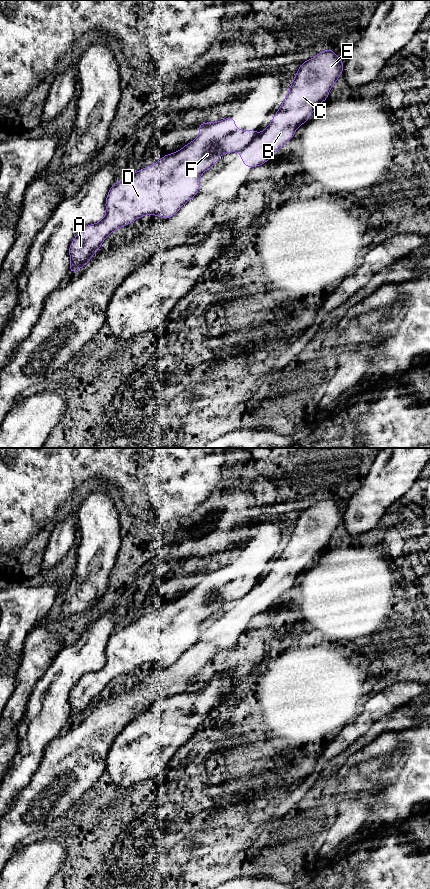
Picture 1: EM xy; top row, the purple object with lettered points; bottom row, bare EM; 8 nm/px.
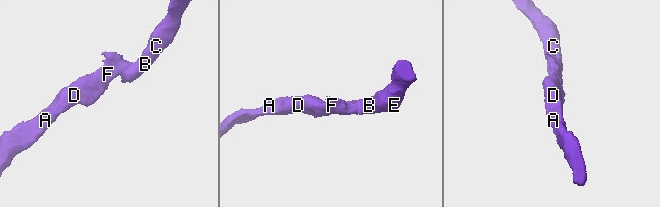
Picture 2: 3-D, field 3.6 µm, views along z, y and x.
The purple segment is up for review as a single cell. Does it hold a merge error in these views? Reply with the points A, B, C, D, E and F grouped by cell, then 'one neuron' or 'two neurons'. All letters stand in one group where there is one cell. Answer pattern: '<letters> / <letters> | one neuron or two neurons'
A D F / B C E | two neurons

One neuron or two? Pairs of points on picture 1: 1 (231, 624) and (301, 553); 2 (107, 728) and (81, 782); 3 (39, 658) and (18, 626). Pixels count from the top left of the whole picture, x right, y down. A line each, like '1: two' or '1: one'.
1: one
2: one
3: two

